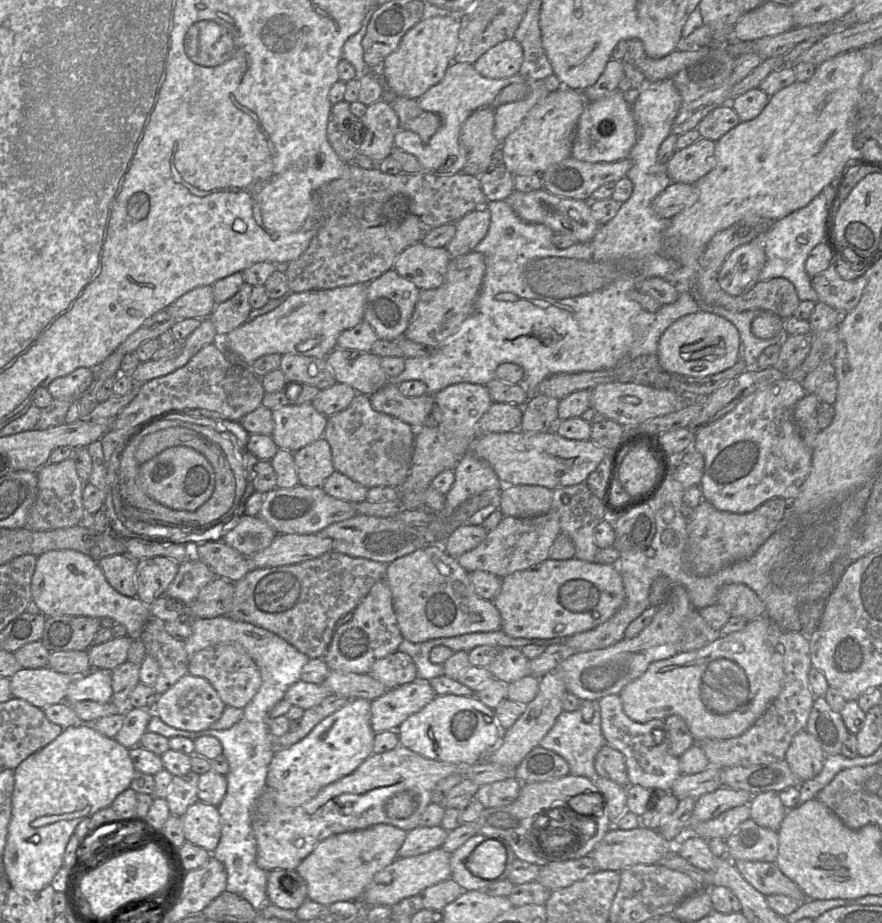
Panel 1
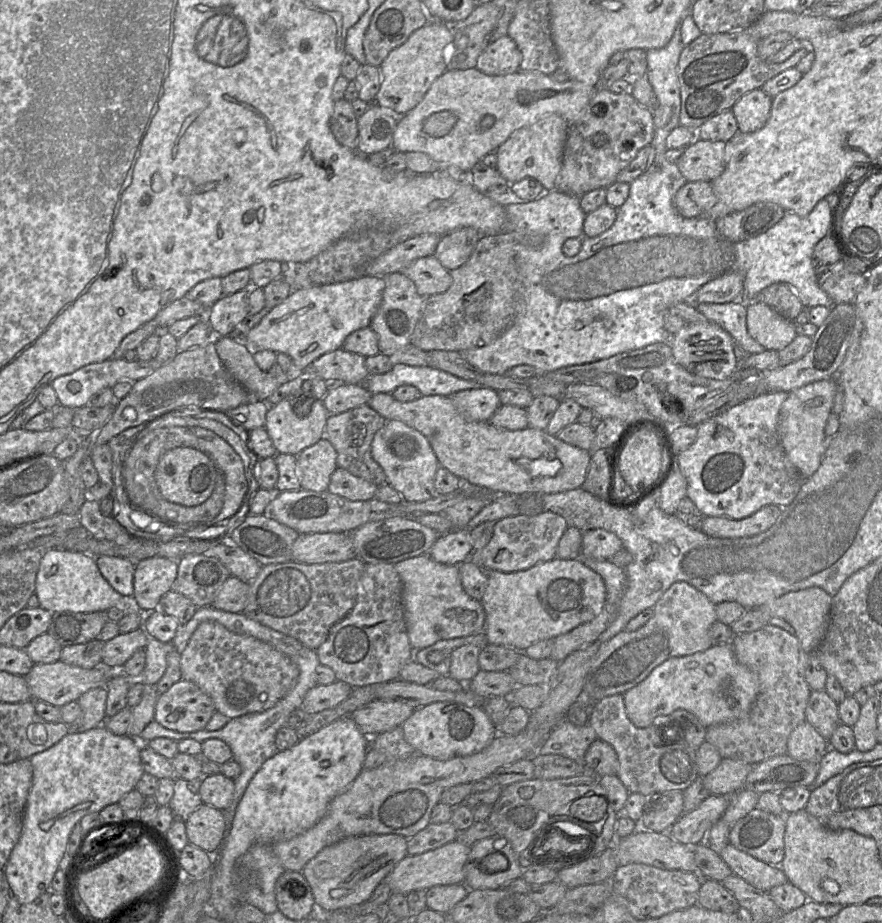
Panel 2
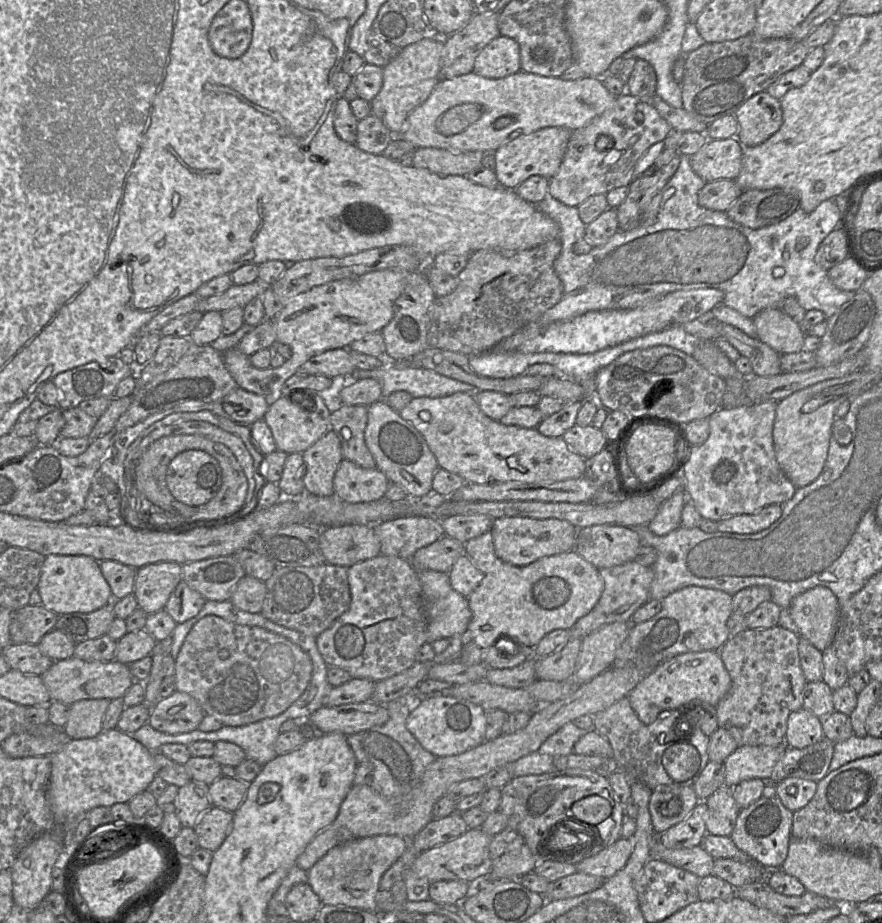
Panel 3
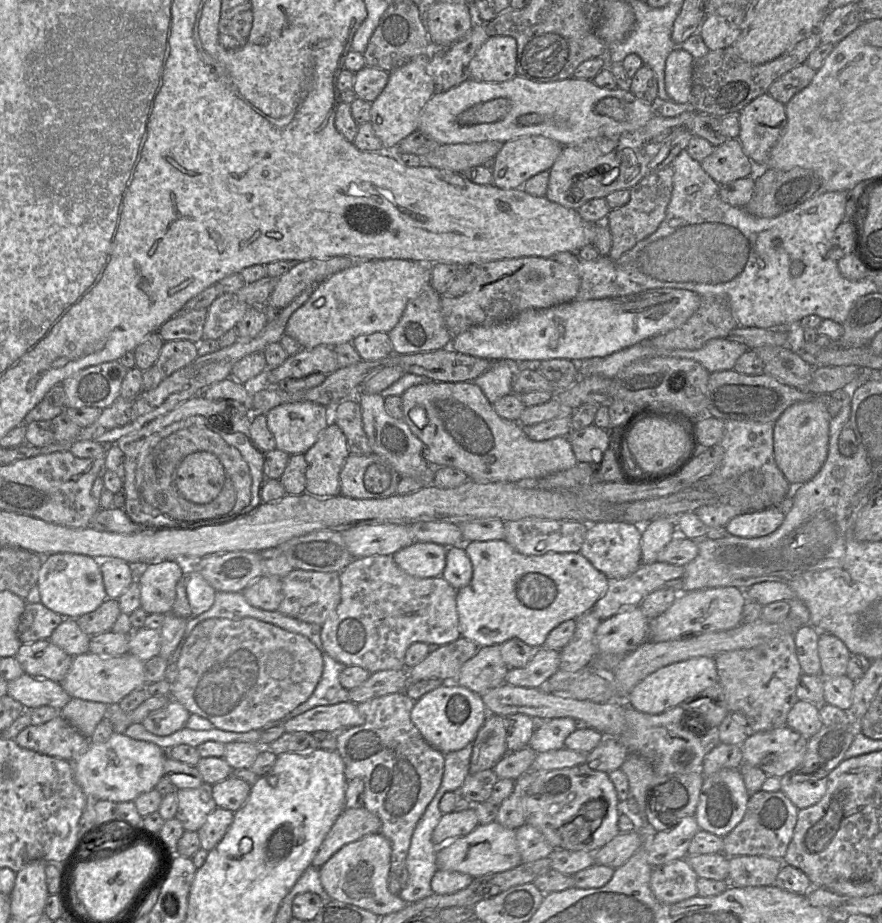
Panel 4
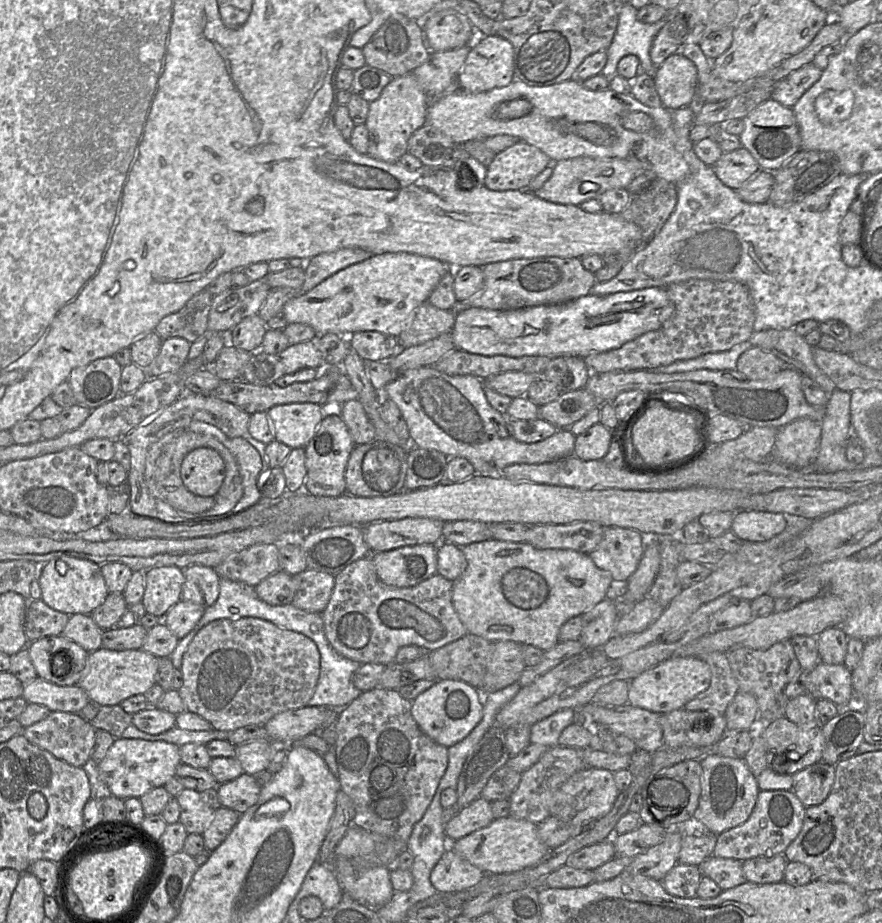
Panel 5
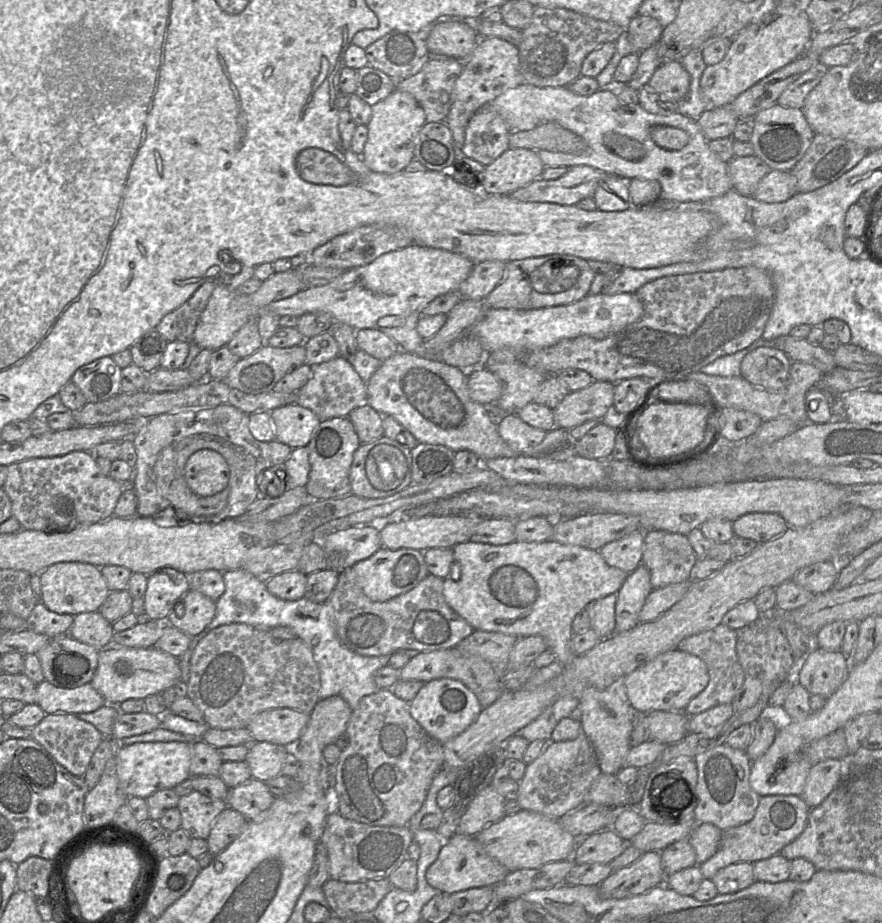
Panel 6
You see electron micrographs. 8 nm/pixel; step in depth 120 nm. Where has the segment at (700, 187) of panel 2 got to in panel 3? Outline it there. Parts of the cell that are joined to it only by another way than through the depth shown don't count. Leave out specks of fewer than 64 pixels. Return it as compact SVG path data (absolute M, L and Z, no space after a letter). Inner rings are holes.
M719 179L704 185L698 194L698 203L706 209L726 212L741 194L735 180Z

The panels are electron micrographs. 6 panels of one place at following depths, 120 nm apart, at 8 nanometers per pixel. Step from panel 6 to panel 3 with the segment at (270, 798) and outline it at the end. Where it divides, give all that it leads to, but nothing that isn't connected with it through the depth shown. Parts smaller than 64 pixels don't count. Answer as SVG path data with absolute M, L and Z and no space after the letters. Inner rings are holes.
M220 776L208 786L211 805L234 813L246 796L247 784L235 777Z

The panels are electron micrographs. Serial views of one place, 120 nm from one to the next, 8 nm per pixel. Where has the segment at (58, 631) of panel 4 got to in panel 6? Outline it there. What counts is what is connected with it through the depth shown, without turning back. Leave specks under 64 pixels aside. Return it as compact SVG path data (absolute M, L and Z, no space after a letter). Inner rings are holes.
M99 611L80 613L74 617L68 634L101 651L112 645L114 636L112 624Z

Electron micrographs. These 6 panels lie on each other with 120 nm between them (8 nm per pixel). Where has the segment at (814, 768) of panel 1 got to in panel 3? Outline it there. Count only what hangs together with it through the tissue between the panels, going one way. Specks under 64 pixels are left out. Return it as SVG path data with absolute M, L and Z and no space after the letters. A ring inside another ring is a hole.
M804 708L790 714L785 736L788 747L803 749L823 738L822 724L817 716Z

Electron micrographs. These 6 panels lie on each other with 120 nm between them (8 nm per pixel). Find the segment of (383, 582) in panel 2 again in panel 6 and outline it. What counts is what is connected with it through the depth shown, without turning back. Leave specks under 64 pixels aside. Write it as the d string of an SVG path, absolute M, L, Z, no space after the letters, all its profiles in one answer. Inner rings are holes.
M350 567L339 572L337 584L326 602L332 609L334 627L340 642L362 656L383 656L397 649L430 652L454 648L474 631L473 627L446 603L443 596L443 579L431 574L408 592L384 602L376 602L369 599L355 584L355 573Z

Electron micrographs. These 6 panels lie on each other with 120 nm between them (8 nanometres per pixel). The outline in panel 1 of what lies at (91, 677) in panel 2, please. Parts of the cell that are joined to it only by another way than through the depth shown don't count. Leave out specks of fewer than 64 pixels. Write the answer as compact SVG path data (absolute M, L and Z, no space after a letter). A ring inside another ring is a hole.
M46 666L21 668L9 680L13 698L26 700L33 706L44 709L66 700L67 690L74 678Z

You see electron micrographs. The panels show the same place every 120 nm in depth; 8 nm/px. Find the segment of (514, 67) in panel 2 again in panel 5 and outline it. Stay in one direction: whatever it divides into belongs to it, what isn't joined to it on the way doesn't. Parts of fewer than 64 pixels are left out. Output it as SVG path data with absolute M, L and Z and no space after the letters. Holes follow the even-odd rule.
M498 35L478 36L460 73L460 89L482 93L514 80L514 47Z

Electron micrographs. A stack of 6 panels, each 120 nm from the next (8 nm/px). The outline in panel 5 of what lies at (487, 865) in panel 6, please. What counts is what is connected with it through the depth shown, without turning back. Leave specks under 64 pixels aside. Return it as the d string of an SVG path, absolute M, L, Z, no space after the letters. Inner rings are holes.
M450 847L430 874L430 882L439 893L455 893L476 885L485 873Z

